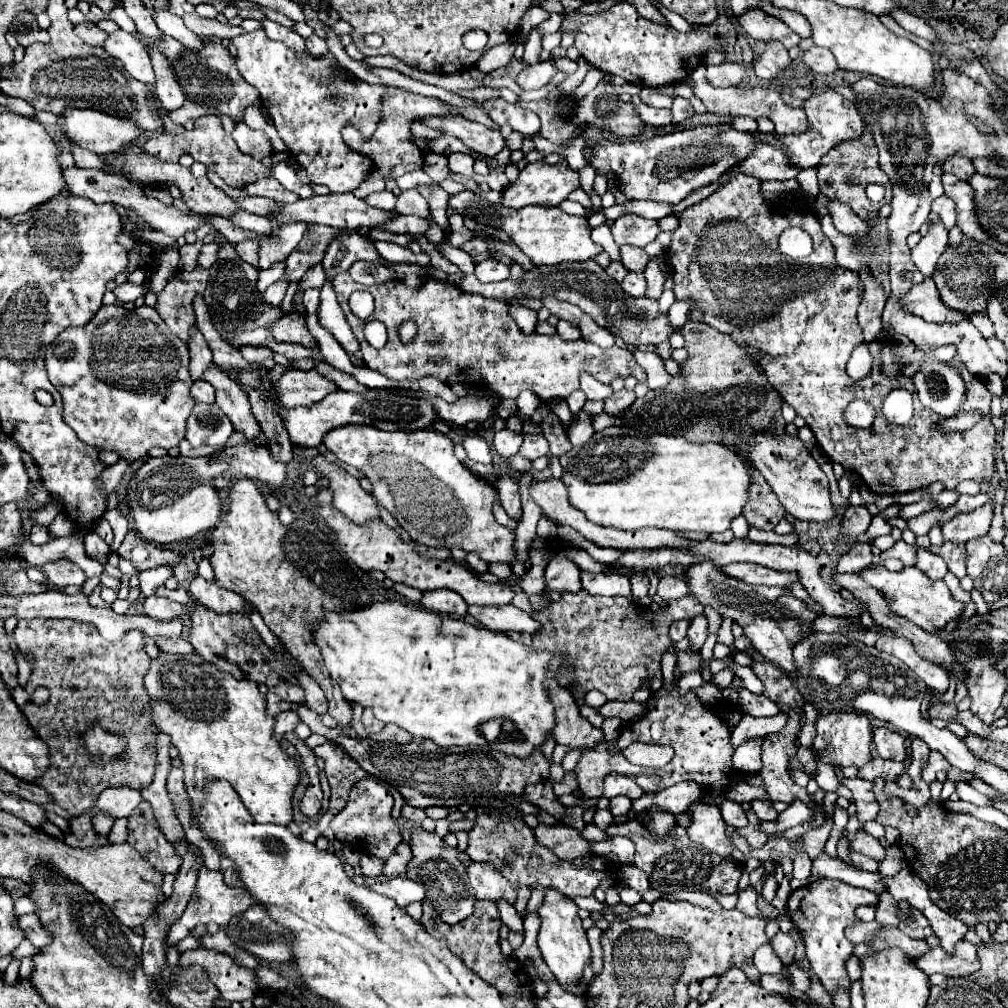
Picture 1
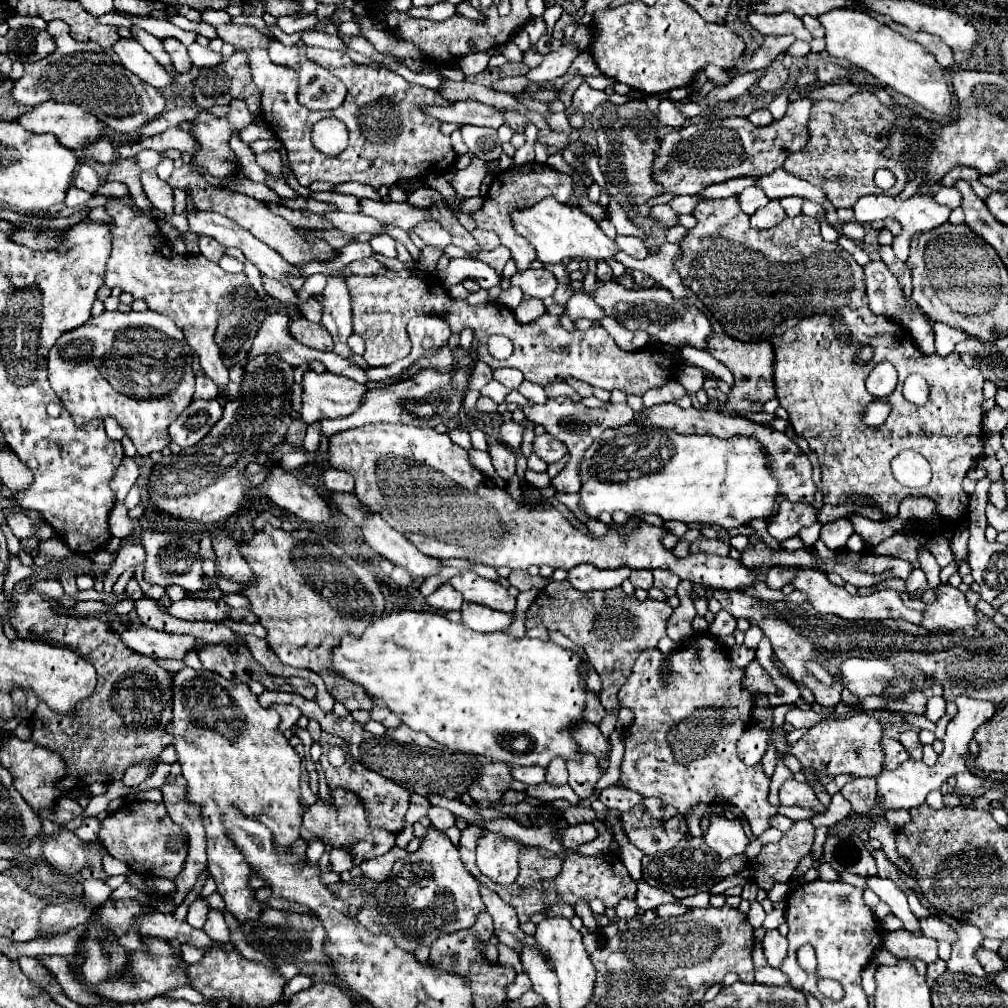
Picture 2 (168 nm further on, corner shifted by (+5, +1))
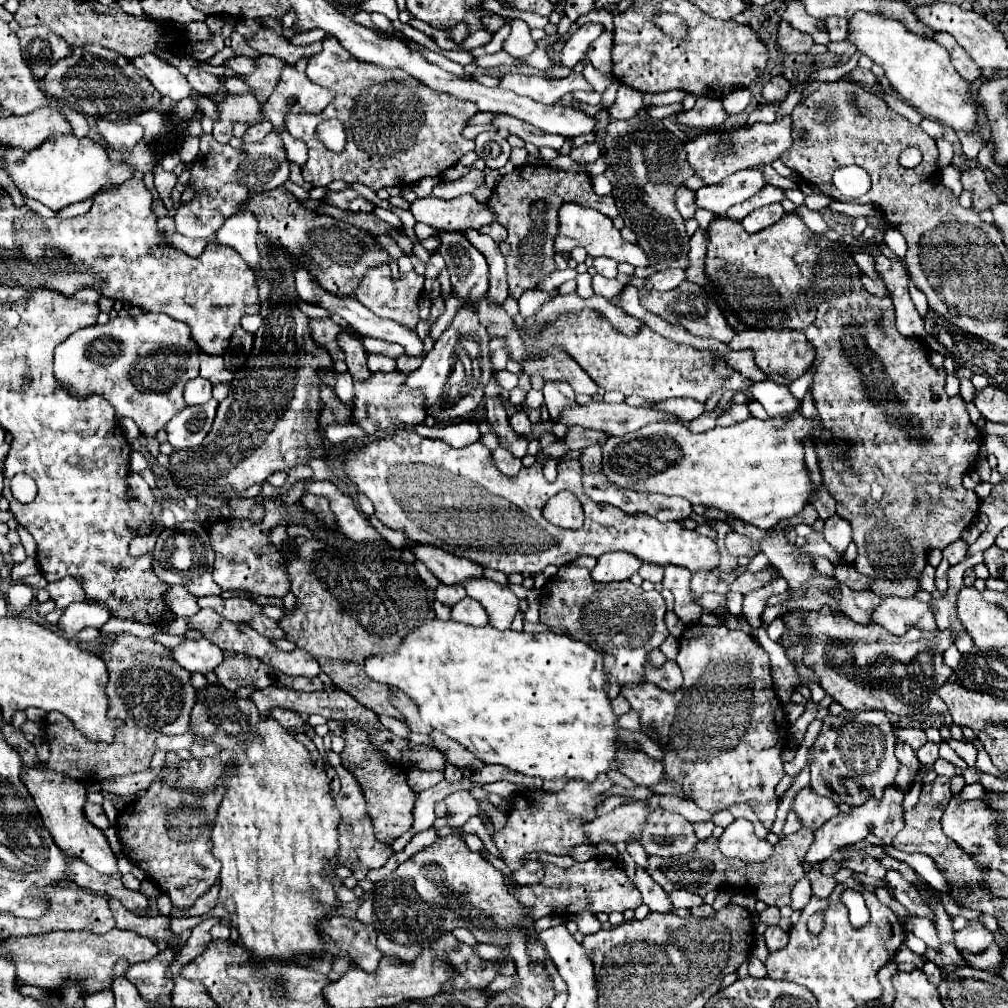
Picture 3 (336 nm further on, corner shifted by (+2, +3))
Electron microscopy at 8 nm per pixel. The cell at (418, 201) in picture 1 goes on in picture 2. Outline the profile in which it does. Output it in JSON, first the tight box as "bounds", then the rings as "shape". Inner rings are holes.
{"bounds":[406,187,444,207],"shape":[[[420,187],[420,189],[416,189],[408,195],[406,203],[412,203],[416,207],[430,207],[430,205],[436,205],[436,203],[442,203],[442,201],[444,201],[444,197],[436,189]]]}

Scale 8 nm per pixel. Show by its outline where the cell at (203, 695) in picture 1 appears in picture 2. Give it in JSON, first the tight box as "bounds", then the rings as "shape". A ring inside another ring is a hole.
{"bounds":[168,667,304,921],"shape":[[[186,667],[180,673],[174,673],[174,719],[168,725],[168,731],[174,735],[174,747],[178,753],[178,763],[182,775],[188,781],[188,801],[200,803],[206,837],[208,837],[208,871],[218,885],[218,893],[226,901],[226,909],[240,921],[258,919],[260,913],[268,907],[262,901],[256,901],[256,891],[250,889],[248,879],[254,873],[246,857],[230,841],[222,817],[226,807],[240,809],[242,815],[248,815],[254,821],[264,823],[276,843],[276,851],[284,853],[300,839],[300,825],[304,807],[300,803],[300,755],[290,747],[288,739],[280,733],[280,715],[274,709],[264,709],[258,703],[258,697],[248,689],[246,683],[232,683],[212,671],[194,671]]]}

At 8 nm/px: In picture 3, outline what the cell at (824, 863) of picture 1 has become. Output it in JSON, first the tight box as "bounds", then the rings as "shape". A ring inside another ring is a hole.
{"bounds":[905,915,939,949],"shape":[[[907,915],[905,917],[905,931],[923,939],[927,943],[927,947],[939,949],[939,937],[937,937],[937,931],[935,931],[935,925],[933,925],[931,919],[917,917],[917,915]]]}

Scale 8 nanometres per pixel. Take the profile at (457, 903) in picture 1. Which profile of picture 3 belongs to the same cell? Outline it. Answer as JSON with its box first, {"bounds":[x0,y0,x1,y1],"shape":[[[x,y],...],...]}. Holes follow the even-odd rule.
{"bounds":[357,835,547,961],"shape":[[[459,835],[437,837],[435,843],[417,851],[395,873],[375,883],[357,909],[357,919],[371,923],[377,931],[377,947],[385,955],[413,961],[421,949],[431,947],[441,935],[465,927],[479,943],[507,945],[507,931],[513,925],[525,927],[529,935],[529,955],[545,961],[547,953],[537,939],[537,929],[519,901],[507,893],[503,873],[497,871],[479,853],[467,849]]]}

